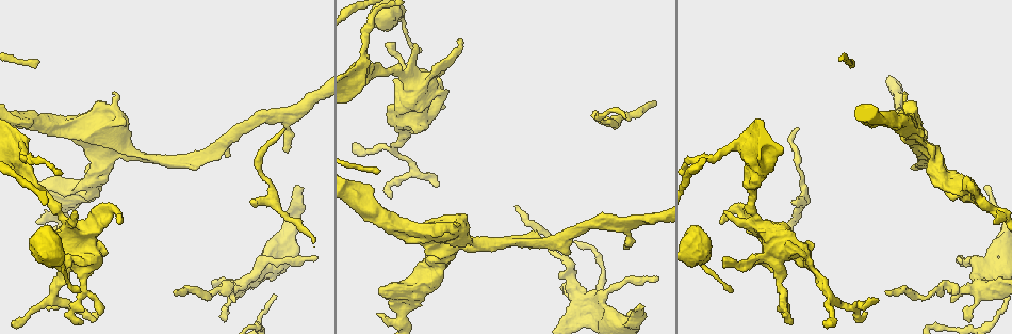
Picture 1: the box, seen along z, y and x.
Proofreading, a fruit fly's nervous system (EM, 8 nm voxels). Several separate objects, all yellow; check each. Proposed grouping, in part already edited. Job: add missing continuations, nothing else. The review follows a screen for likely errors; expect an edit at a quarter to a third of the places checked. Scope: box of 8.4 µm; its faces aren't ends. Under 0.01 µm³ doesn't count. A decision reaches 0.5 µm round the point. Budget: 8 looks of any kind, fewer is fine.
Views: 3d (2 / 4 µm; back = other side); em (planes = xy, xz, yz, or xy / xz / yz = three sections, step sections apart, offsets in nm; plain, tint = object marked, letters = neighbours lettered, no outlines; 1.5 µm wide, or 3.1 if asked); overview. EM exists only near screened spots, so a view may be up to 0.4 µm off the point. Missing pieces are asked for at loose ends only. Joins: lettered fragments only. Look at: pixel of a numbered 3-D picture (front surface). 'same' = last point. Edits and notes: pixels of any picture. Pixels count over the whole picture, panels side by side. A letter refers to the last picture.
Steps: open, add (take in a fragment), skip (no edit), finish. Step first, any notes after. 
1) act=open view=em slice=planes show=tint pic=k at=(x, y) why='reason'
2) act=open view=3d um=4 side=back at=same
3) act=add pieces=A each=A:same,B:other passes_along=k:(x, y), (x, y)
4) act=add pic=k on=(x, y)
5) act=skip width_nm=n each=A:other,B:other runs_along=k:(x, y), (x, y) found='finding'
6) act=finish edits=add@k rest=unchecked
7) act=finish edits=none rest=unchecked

act=open view=em slice=planes show=letters pic=1 at=(515, 206) why='long arm stops here'

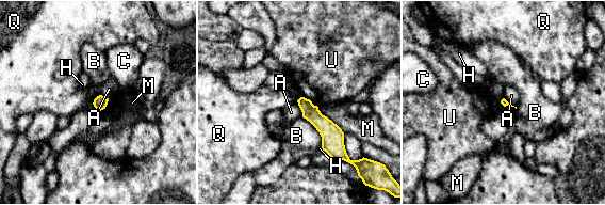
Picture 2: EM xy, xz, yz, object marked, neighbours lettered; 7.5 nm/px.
act=skip each=A:other,B:other,C:other,H:other,M:other,Q:other,U:other runs_along=2:(301, 100), (331, 133), (336, 155) found='none of them fits'

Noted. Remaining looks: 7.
act=open view=em slice=yz step=4 show=letters pic=1 at=(624, 247)

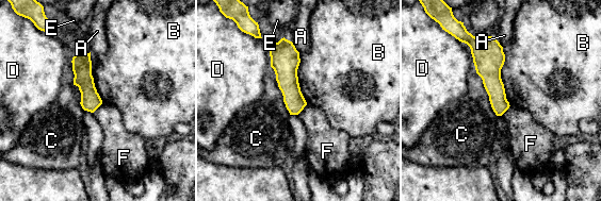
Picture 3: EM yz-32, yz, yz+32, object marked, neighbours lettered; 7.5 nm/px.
act=open view=em slice=planes show=letters at=same

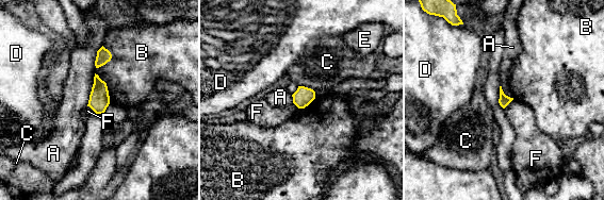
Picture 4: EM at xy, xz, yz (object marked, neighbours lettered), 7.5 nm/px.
act=skip each=A:other,B:other,C:other,D:other,E:other,F:other found='none of them fits'

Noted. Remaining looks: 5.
act=open view=em slice=xz step=8 show=letters pic=1 at=(438, 184) why='tapers out'

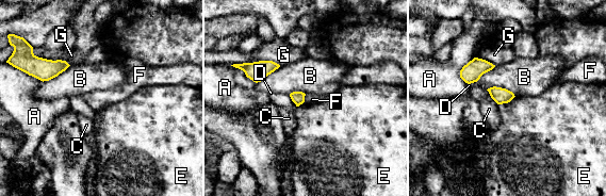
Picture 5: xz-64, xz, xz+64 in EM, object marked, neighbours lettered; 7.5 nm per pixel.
act=open view=em slice=planes show=letters at=same

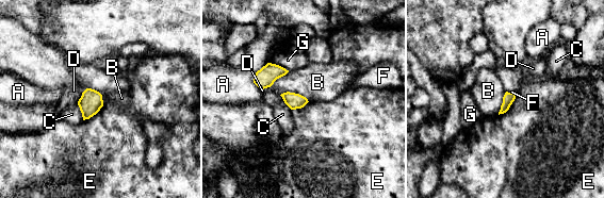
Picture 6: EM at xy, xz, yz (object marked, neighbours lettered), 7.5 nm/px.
act=skip each=A:other,B:other,C:other,D:other,E:other,F:other,G:other border=6:(517, 93), (510, 106), (499, 115) found='no lettered fragment goes on from it'

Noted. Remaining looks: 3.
act=finish edits=none rest=unchecked

